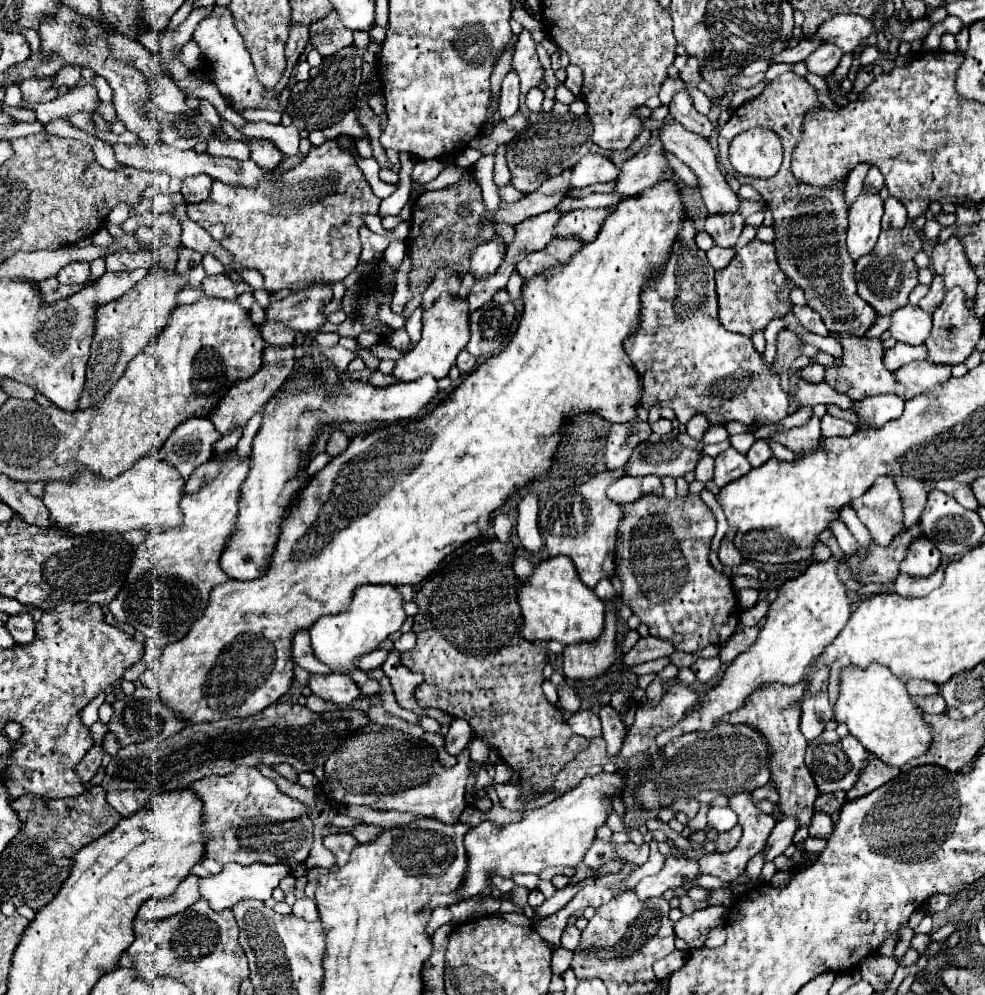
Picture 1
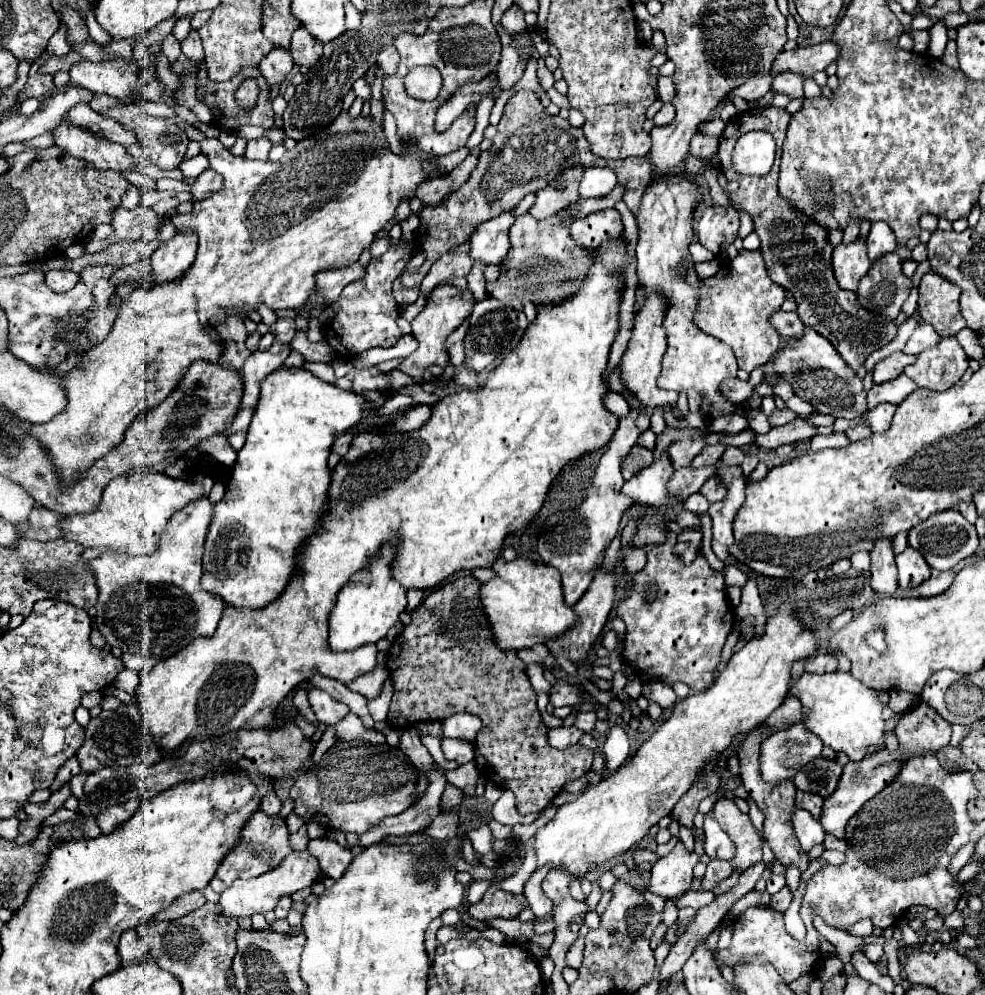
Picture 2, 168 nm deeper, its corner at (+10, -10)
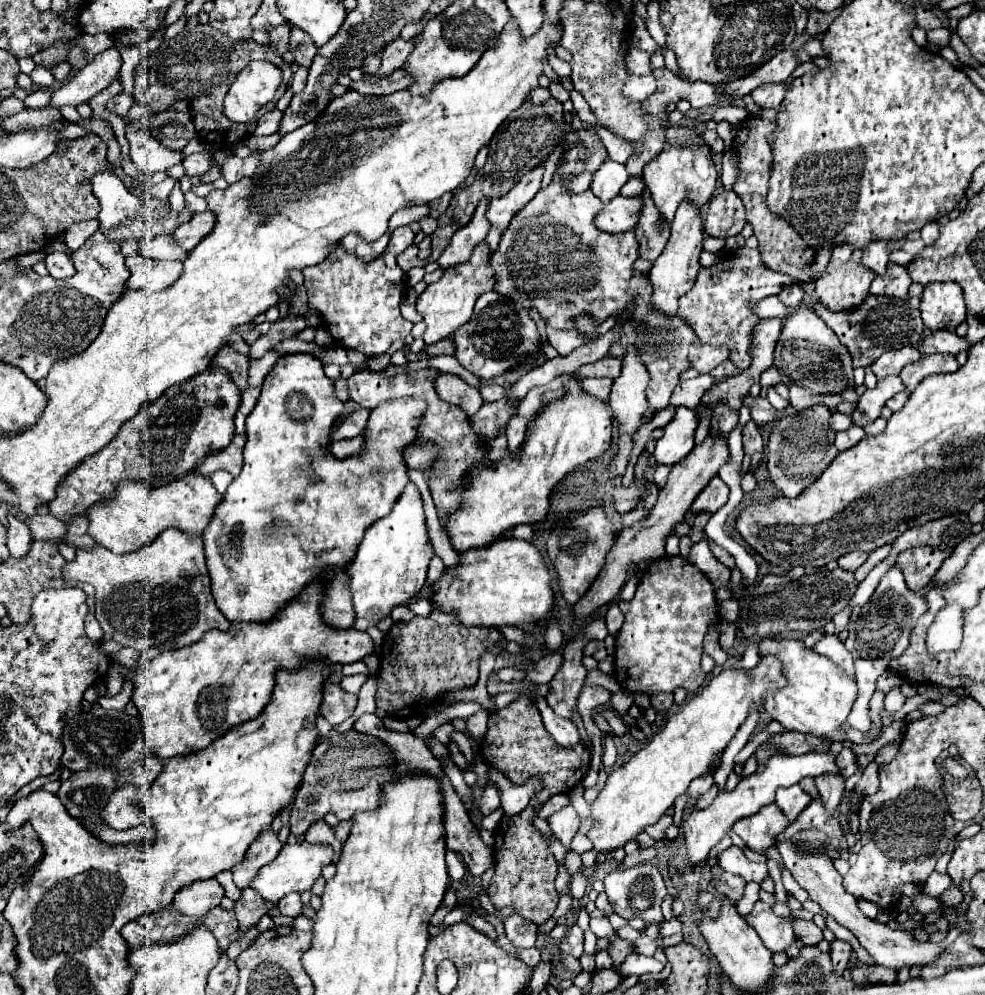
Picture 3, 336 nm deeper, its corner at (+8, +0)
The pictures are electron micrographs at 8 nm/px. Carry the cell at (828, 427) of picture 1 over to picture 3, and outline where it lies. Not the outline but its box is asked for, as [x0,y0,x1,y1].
[834,426,864,450]

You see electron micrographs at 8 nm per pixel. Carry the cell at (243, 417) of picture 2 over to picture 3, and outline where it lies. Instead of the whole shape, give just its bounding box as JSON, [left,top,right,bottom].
[248,350,281,387]

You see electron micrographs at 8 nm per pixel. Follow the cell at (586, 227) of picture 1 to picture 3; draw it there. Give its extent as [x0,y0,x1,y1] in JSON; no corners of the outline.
[594,196,642,234]

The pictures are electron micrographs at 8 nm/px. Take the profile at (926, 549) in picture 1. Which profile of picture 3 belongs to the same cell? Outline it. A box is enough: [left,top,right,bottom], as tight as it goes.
[896,546,950,590]

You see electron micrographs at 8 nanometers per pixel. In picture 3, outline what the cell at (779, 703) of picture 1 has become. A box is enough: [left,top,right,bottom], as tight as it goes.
[776,840,944,970]

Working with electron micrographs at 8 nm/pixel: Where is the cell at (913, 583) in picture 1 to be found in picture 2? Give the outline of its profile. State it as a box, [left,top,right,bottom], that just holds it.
[916,570,956,598]

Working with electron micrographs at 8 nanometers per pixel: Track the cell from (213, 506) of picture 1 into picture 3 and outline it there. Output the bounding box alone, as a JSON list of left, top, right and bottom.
[64,528,230,652]

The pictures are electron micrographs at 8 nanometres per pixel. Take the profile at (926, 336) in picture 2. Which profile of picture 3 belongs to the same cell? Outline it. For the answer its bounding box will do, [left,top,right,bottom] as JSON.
[920,330,968,354]

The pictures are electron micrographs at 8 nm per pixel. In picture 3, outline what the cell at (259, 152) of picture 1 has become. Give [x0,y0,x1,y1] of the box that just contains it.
[252,110,282,136]

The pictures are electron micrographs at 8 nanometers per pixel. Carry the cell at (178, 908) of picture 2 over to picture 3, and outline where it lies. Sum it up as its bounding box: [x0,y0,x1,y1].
[172,878,224,916]

